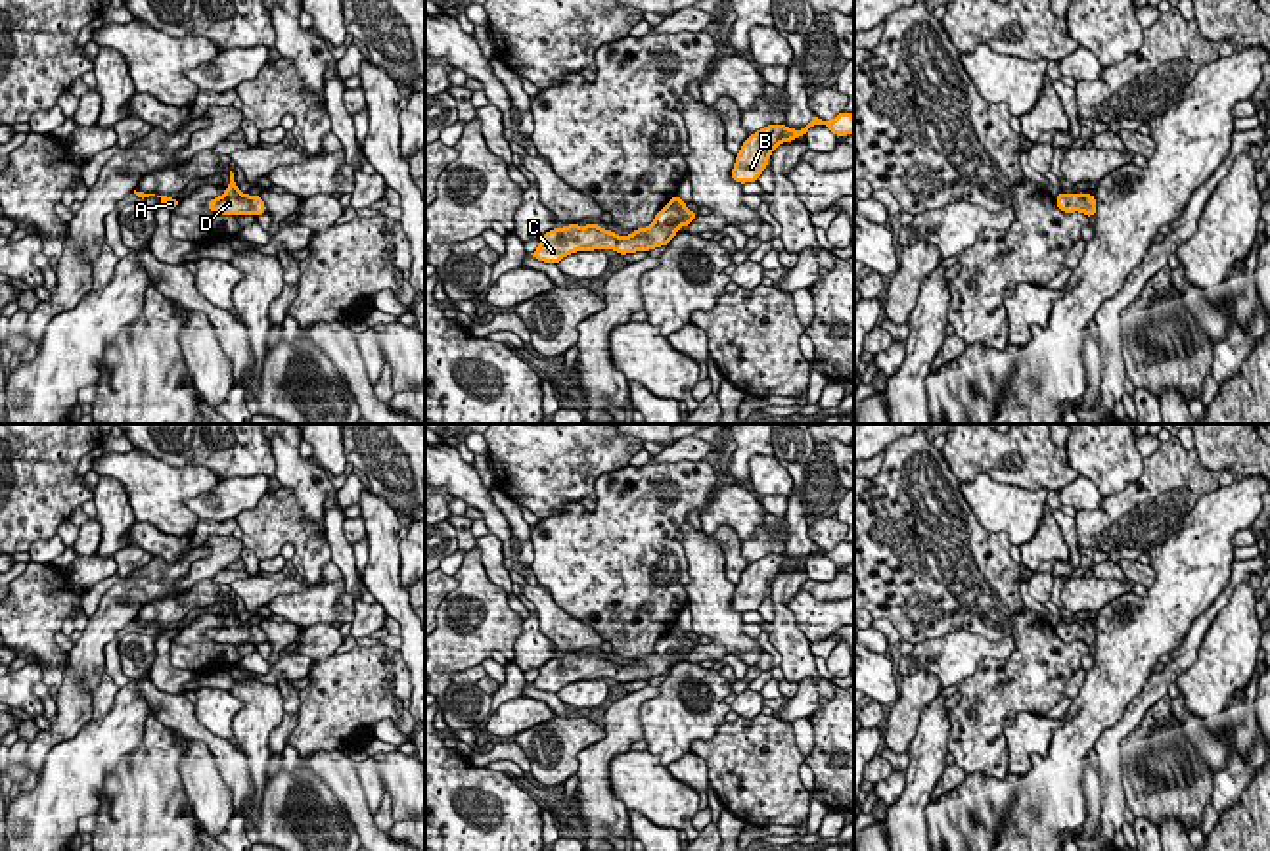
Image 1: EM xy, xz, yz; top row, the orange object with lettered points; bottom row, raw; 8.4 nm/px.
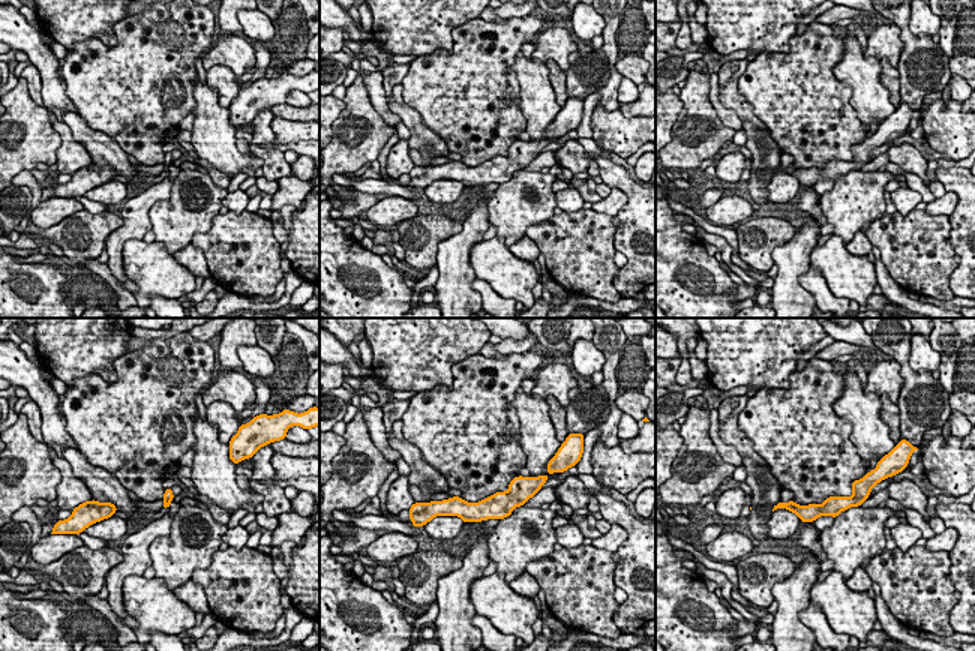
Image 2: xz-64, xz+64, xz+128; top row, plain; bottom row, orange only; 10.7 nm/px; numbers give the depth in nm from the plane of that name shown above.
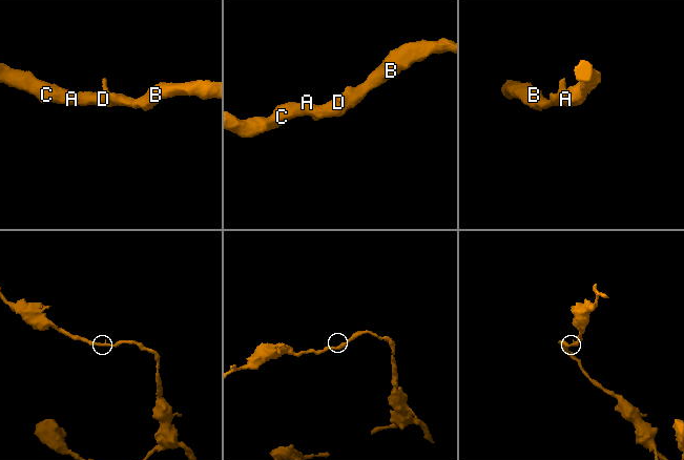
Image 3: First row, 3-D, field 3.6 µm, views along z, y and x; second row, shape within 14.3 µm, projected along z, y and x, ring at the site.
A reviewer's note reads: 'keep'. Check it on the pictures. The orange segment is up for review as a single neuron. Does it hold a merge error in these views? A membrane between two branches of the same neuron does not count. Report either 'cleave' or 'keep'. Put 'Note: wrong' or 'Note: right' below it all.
keep
Note: right

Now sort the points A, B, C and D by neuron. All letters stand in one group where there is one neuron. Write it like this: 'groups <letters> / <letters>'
groups A B C D

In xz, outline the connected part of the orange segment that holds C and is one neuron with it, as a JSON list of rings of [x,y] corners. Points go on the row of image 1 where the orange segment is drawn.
[[[672,196],[653,222],[646,228],[632,230],[630,236],[619,236],[598,224],[567,224],[552,228],[540,238],[538,249],[531,253],[534,259],[557,264],[563,257],[577,251],[613,249],[619,255],[649,251],[669,242],[678,234],[680,226],[690,226],[697,213],[686,207],[686,201]]]

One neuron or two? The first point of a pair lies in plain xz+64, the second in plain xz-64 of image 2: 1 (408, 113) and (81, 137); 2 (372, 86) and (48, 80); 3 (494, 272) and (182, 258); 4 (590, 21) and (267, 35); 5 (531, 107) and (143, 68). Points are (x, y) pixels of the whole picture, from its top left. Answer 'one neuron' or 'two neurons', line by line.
1: one neuron
2: two neurons
3: two neurons
4: one neuron
5: two neurons

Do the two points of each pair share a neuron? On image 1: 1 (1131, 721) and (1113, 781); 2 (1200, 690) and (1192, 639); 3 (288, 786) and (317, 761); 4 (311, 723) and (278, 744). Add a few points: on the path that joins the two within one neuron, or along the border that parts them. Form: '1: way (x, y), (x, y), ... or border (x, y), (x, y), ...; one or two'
1: way (1115, 735), (1110, 740), (1110, 765); one
2: border (1217, 618), (1200, 646), (1198, 658), (1175, 681); two
3: border (307, 765), (338, 802); two
4: border (297, 715), (297, 725), (286, 744); two

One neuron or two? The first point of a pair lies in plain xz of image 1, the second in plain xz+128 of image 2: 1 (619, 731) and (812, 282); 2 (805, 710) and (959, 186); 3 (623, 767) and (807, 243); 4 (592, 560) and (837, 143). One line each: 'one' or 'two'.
1: two
2: two
3: two
4: one

